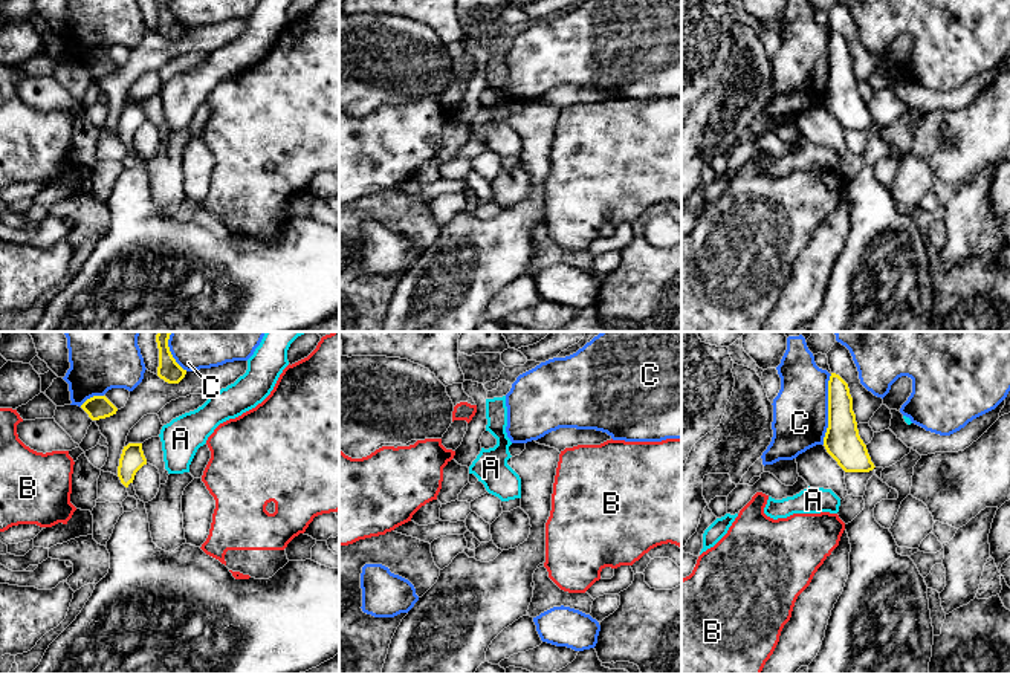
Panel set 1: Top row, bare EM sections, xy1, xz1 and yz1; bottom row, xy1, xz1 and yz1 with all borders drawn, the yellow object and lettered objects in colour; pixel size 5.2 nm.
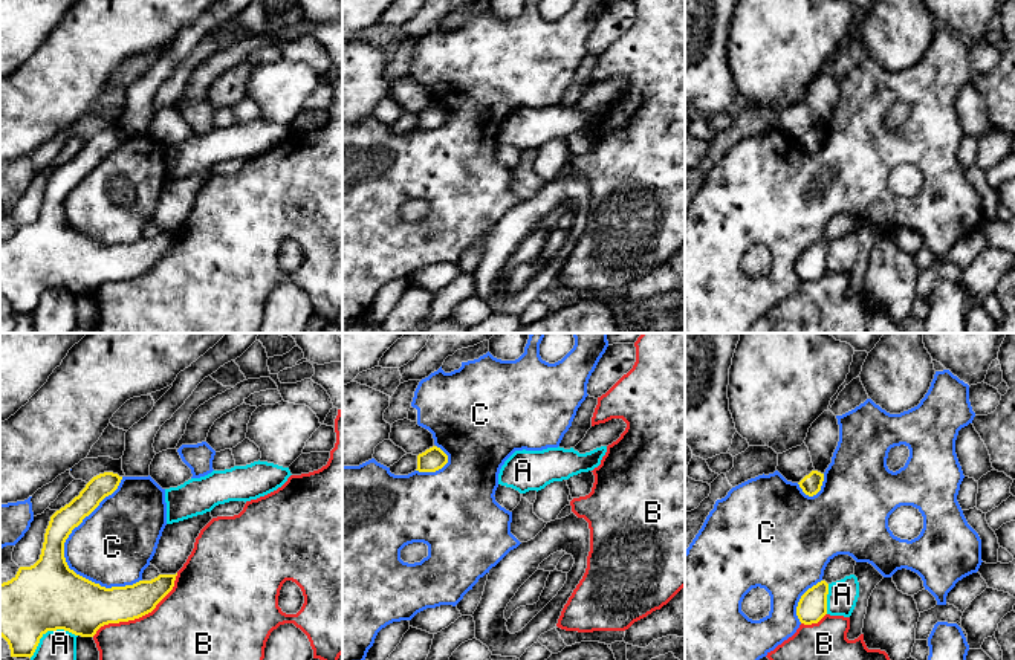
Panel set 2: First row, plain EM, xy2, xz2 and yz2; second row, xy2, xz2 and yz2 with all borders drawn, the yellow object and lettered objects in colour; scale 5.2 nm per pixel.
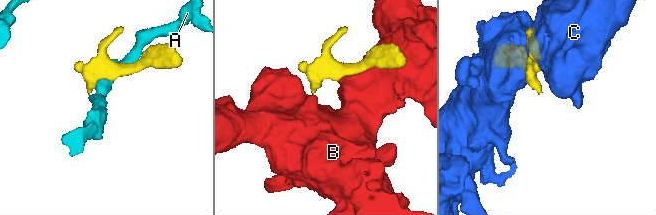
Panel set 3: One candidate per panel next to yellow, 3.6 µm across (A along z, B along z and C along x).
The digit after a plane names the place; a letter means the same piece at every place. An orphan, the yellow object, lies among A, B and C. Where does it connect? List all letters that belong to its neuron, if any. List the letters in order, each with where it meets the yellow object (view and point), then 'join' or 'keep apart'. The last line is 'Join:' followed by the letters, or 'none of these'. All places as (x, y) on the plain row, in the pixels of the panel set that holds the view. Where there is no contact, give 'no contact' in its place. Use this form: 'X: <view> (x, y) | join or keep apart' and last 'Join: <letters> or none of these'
A: xy2 (49, 287) | keep apart
B: xy2 (139, 274) | keep apart
C: xy2 (66, 196) | keep apart
Join: none of these

